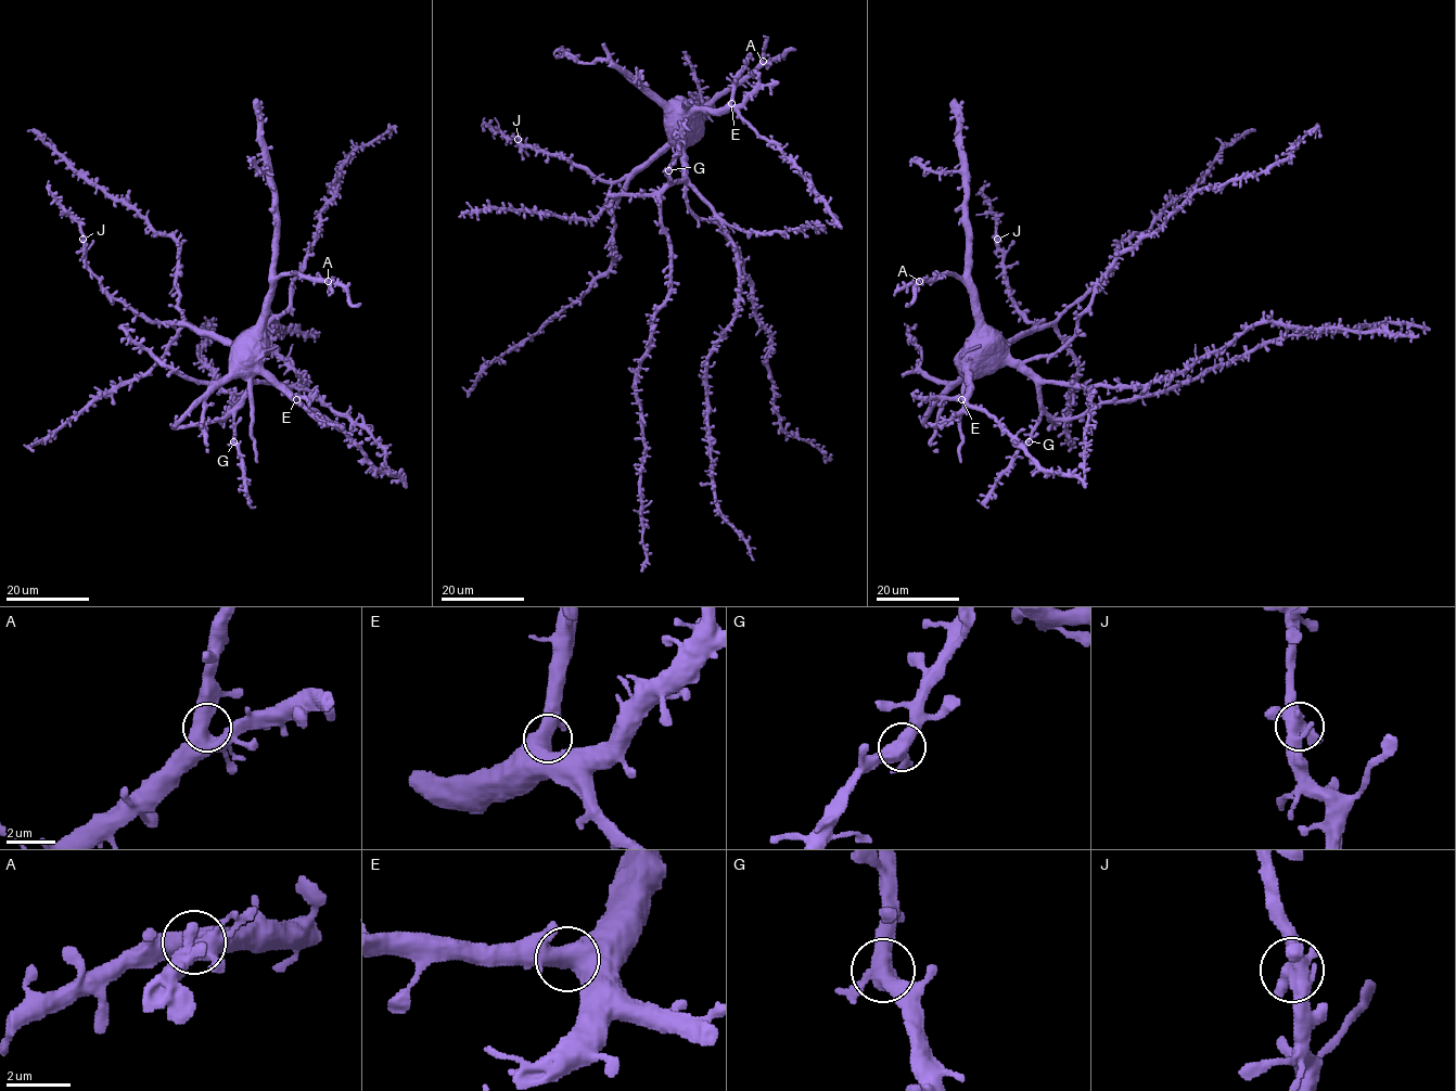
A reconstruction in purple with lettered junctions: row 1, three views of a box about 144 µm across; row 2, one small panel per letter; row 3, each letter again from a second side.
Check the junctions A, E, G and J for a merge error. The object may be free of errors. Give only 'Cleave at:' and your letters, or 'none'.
Cleave at: none

